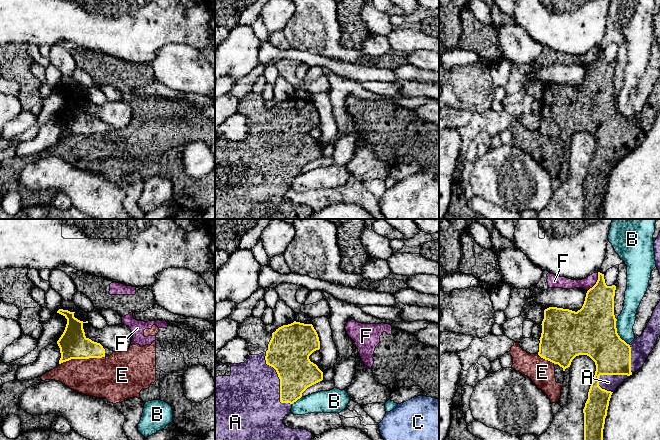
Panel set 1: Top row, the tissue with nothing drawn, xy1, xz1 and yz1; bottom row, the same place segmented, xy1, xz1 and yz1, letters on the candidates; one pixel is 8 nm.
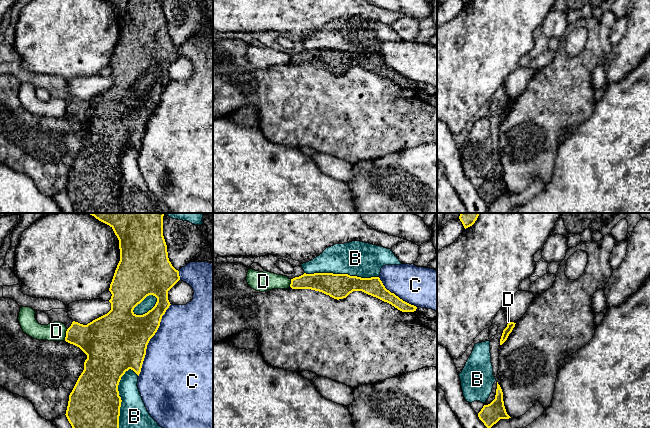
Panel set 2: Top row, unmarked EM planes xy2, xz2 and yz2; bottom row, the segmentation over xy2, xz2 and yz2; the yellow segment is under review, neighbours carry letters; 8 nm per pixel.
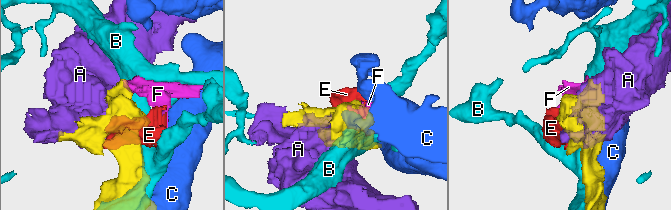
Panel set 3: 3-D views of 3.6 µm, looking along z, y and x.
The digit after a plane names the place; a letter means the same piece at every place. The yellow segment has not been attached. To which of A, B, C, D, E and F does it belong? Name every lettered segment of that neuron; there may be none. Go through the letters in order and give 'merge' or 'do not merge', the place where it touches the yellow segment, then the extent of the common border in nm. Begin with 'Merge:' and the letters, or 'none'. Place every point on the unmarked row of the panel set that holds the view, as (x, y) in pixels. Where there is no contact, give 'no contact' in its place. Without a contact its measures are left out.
Merge: A
A: merge | xz1 (280, 158) | 480 nm
B: do not merge | xy2 (121, 177) | 550 nm
C: do not merge | xy2 (149, 116) | 650 nm
D: do not merge | xy2 (66, 111) | 100 nm
E: do not merge | xy1 (81, 134) | 380 nm
F: do not merge | yz1 (596, 58) | 180 nm

